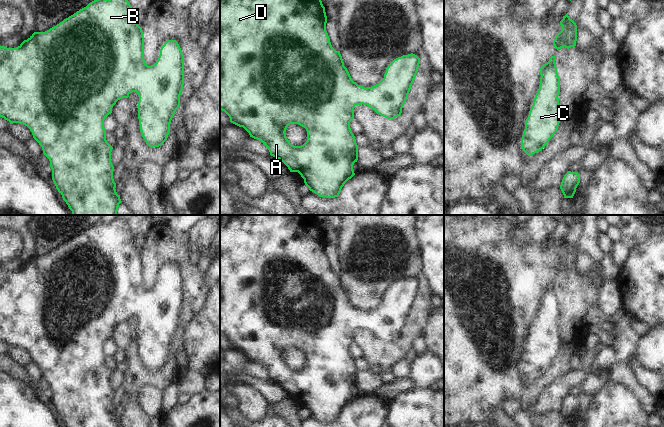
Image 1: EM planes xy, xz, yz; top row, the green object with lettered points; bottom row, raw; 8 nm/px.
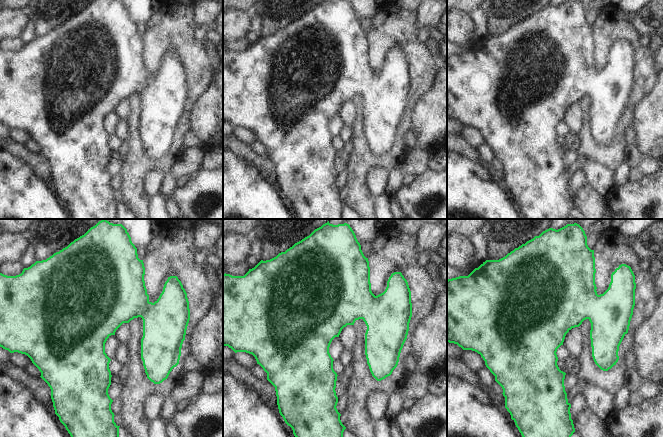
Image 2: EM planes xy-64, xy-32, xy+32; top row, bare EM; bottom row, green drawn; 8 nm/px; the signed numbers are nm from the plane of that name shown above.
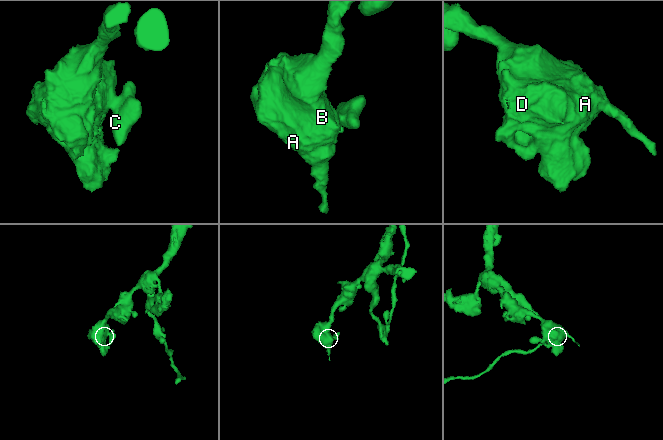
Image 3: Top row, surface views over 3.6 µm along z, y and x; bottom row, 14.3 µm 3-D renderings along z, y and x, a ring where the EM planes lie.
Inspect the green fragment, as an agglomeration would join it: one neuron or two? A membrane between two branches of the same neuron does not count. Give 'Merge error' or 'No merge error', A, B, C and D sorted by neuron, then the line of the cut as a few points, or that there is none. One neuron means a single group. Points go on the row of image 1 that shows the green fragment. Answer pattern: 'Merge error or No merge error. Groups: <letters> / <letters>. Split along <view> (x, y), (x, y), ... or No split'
No merge error. Groups: A B C D. No split

